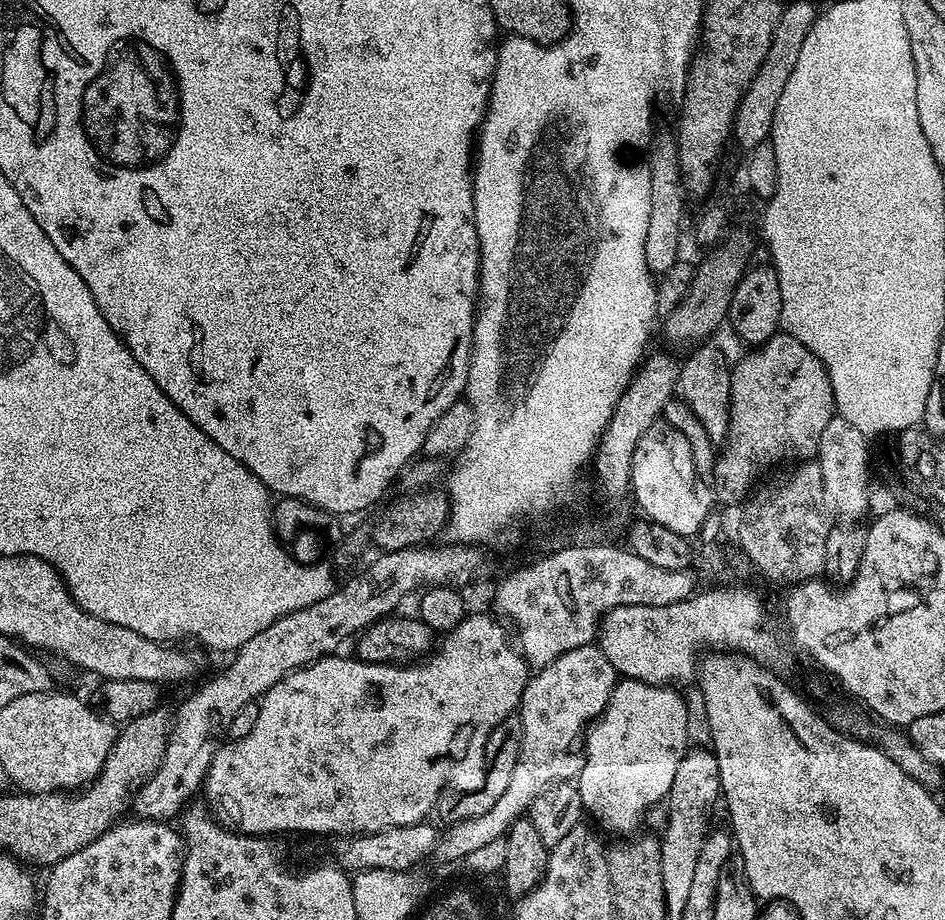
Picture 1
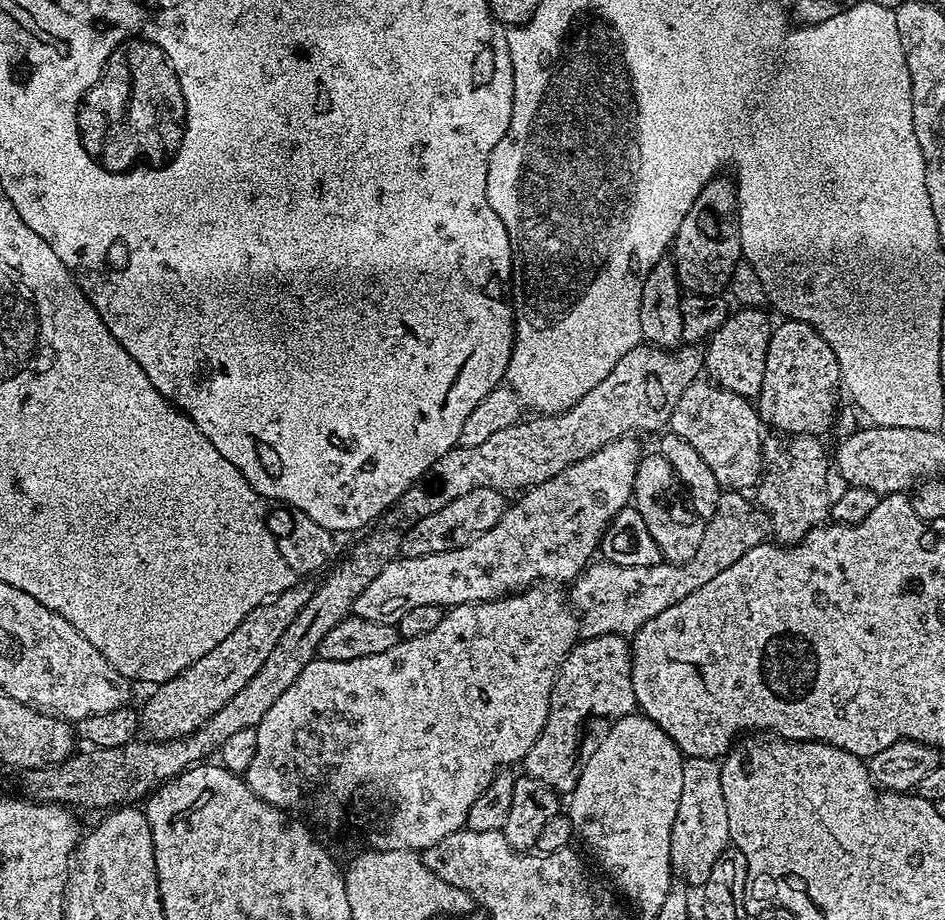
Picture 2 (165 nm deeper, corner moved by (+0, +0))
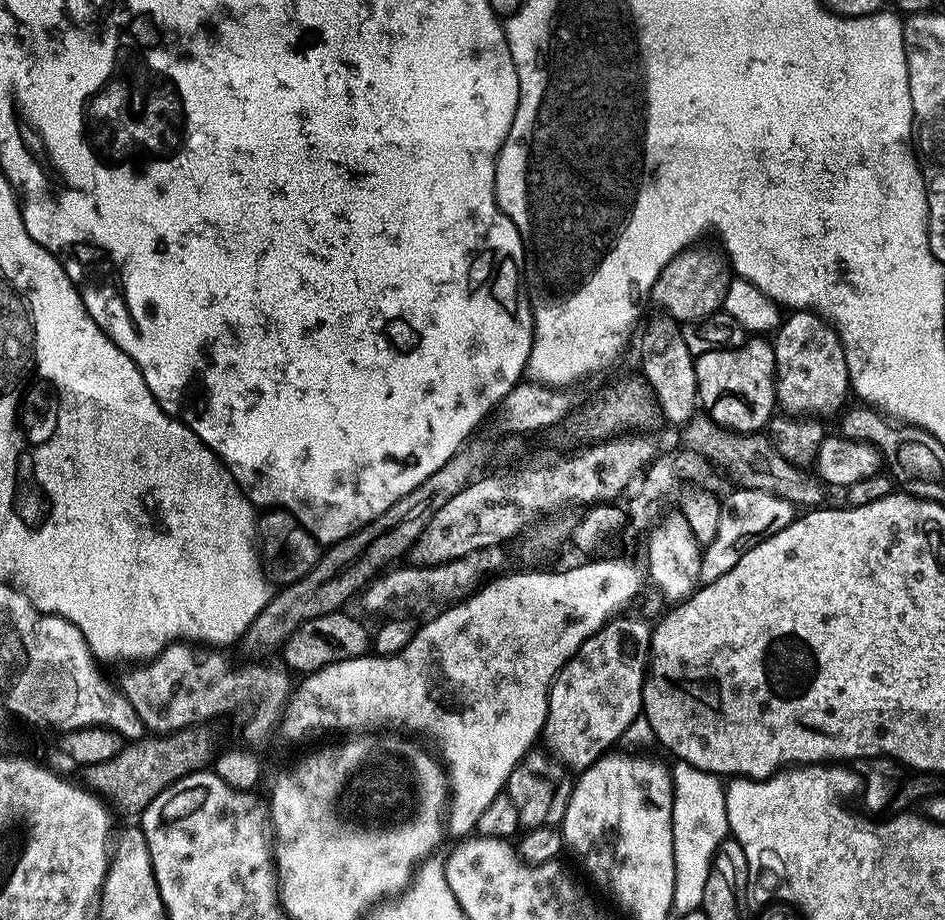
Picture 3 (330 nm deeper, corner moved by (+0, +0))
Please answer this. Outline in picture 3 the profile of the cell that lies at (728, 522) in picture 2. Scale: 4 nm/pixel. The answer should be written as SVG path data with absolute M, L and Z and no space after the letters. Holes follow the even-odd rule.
M737 487L735 491L728 497L723 497L718 534L714 534L714 542L707 544L703 551L700 579L704 584L722 578L722 574L729 572L738 562L738 558L742 558L742 554L746 554L746 550L750 550L753 544L790 526L790 522L798 515L796 505L782 499L781 496L776 496L773 492L741 487Z

